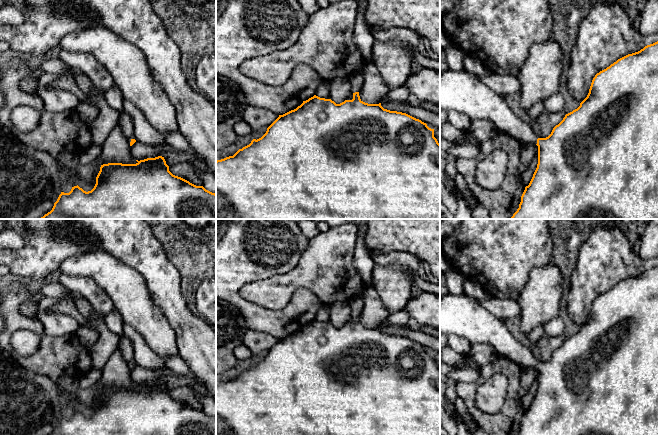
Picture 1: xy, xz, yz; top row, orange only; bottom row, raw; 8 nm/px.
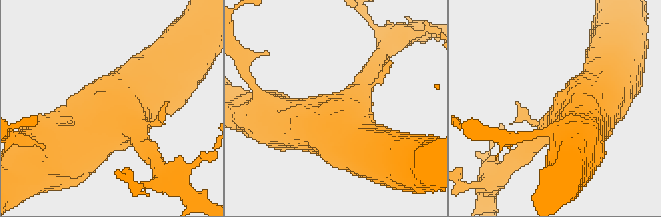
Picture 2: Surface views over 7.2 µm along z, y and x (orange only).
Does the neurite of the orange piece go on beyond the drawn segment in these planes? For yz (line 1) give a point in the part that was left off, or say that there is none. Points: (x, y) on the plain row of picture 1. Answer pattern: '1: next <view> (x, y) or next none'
1: next yz (462, 315)

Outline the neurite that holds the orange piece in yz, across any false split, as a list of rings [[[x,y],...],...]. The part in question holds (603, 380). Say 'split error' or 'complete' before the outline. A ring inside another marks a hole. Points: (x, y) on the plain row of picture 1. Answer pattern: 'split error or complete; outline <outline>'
split error; outline [[[658,265],[645,270],[638,276],[628,278],[606,293],[600,295],[592,304],[587,321],[580,330],[565,339],[546,362],[539,362],[530,348],[523,346],[510,333],[506,324],[493,316],[480,303],[479,299],[464,293],[440,297],[440,335],[455,334],[467,339],[472,346],[479,343],[488,343],[495,350],[519,366],[533,367],[538,370],[538,388],[533,401],[521,420],[517,435],[658,435]]]

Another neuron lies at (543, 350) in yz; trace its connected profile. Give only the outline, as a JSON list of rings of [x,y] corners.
[[[544,333],[537,344],[530,349],[538,362],[546,362],[551,358],[553,352],[563,344],[565,339],[564,335],[550,336]]]

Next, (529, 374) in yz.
[[[523,367],[521,372],[521,383],[518,395],[522,398],[530,389],[532,383],[538,380],[538,370],[533,367]]]

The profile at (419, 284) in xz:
[[[416,271],[410,273],[410,278],[413,283],[413,287],[420,292],[428,292],[440,296],[440,284],[434,284],[427,280],[423,280]]]

